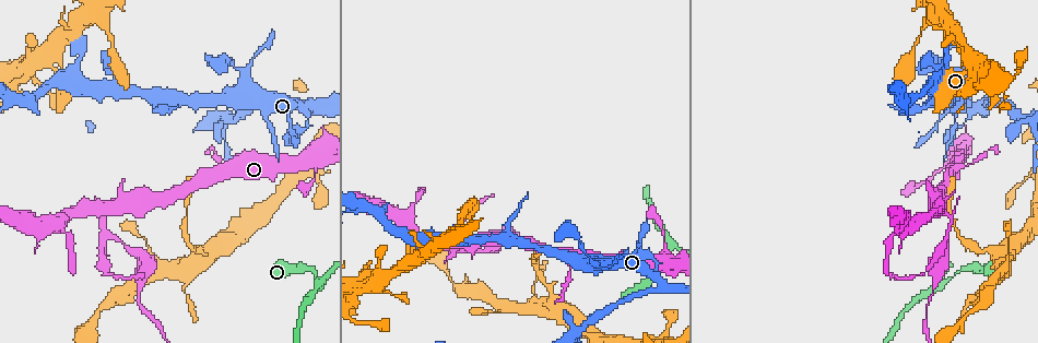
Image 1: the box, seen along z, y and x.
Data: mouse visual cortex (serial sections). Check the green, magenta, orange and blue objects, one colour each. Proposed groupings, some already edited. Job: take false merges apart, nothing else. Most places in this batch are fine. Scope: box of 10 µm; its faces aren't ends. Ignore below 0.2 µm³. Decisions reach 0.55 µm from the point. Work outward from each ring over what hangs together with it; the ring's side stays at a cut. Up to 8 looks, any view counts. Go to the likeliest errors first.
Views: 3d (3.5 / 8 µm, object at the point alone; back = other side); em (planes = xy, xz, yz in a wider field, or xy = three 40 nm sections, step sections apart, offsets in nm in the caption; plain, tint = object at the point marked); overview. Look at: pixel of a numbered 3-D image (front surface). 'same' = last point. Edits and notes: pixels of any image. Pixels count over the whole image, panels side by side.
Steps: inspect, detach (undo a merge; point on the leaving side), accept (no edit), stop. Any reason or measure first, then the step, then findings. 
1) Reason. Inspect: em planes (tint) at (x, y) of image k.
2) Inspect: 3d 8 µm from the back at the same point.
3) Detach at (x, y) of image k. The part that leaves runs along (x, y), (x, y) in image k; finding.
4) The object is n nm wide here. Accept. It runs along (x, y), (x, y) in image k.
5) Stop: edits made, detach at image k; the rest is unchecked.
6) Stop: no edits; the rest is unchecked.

A narrow waist. Inspect: em planes (tint) at (670, 247) of image 1.

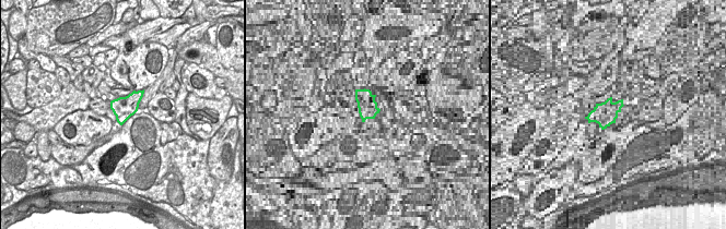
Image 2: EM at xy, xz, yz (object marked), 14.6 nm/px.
Inspect: 3d 3.5 µm at the same point.

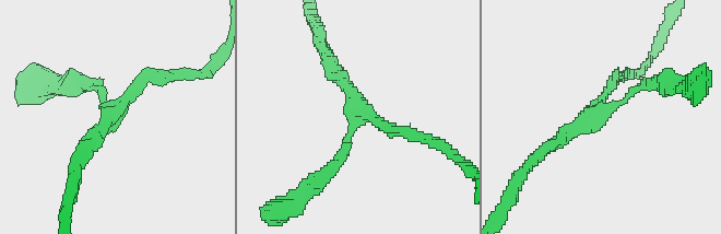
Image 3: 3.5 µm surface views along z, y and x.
Accept. It runs along (660, 84), (635, 88), (551, 144) in image 3; all the same cell.

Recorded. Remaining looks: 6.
Three arms meet. Inspect: 3d 3.5 µm from the back at (313, 104) of image 1.

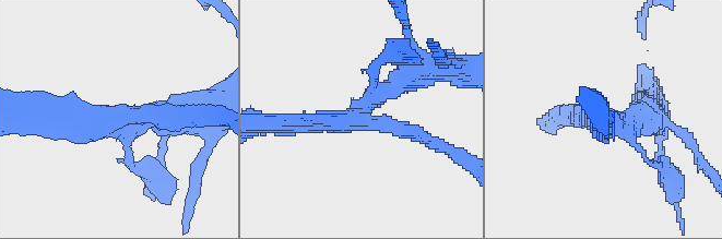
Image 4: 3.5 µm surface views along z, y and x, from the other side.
Shape alone is not enough. Inspect: em xy step 2 (tint) at (361, 110) of image 4.

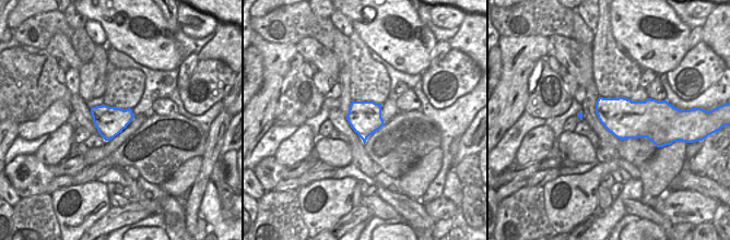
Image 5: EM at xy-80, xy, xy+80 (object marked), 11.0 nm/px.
Accept. It runs along (423, 67), (362, 115), (426, 136) in image 4; one cell here.

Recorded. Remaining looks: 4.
Sharp bend. Inspect: em planes (tint) at (458, 247) of image 1.

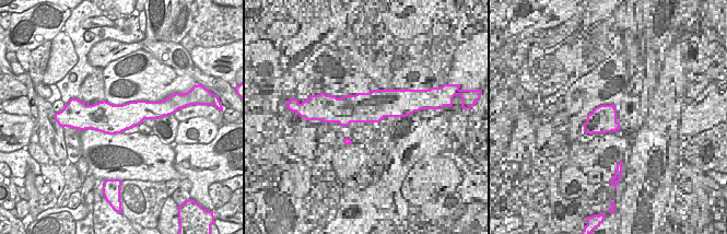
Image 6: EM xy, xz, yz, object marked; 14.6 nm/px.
Inspect: 3d 3.5 µm at the same point.

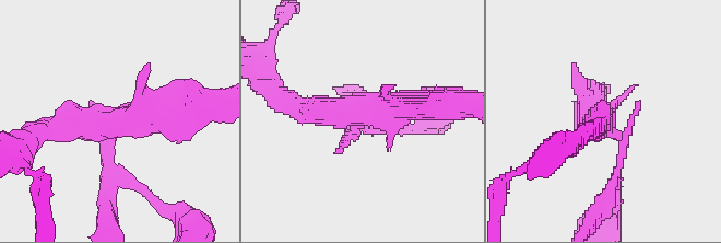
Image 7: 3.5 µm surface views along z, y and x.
Detach at (613, 186) of image 7. The part that leaves runs along (623, 142), (614, 176), (614, 210) in image 7; a second cell is stuck on.

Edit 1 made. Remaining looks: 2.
Stop: edits made, detach at image 7; the rest is unchecked.

